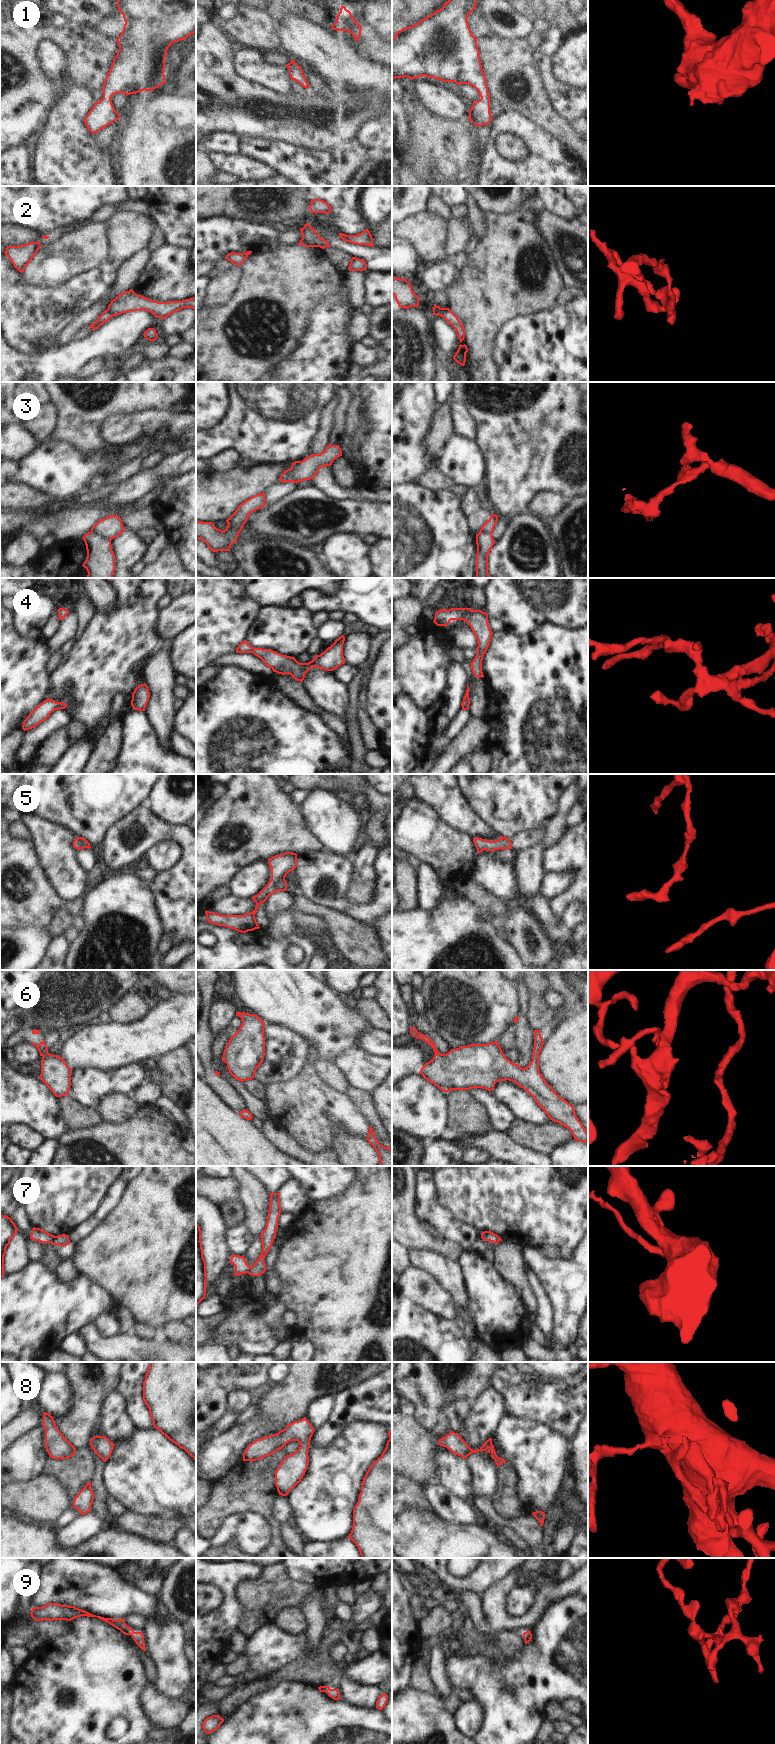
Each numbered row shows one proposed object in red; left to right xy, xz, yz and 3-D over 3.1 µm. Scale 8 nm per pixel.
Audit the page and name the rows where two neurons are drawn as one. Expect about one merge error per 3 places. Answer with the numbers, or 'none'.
2, 3, 7

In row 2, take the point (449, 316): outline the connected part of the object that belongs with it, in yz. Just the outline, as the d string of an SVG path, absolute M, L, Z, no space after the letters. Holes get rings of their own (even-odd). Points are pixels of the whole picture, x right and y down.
M448 309L441 317L456 330L460 342L463 341L465 338L465 329L458 317L450 309Z

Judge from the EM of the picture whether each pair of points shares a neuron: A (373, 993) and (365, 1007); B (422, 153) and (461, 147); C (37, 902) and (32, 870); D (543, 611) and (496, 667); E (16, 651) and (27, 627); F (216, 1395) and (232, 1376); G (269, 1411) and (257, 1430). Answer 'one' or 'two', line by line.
A: two
B: one
C: one
D: two
E: two
F: one
G: two

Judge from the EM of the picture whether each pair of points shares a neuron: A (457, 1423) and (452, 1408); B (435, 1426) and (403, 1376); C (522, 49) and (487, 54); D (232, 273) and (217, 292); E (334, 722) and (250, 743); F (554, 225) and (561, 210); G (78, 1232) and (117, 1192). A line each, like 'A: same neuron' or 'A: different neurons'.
A: same neuron
B: same neuron
C: same neuron
D: same neuron
E: different neurons
F: different neurons
G: same neuron

